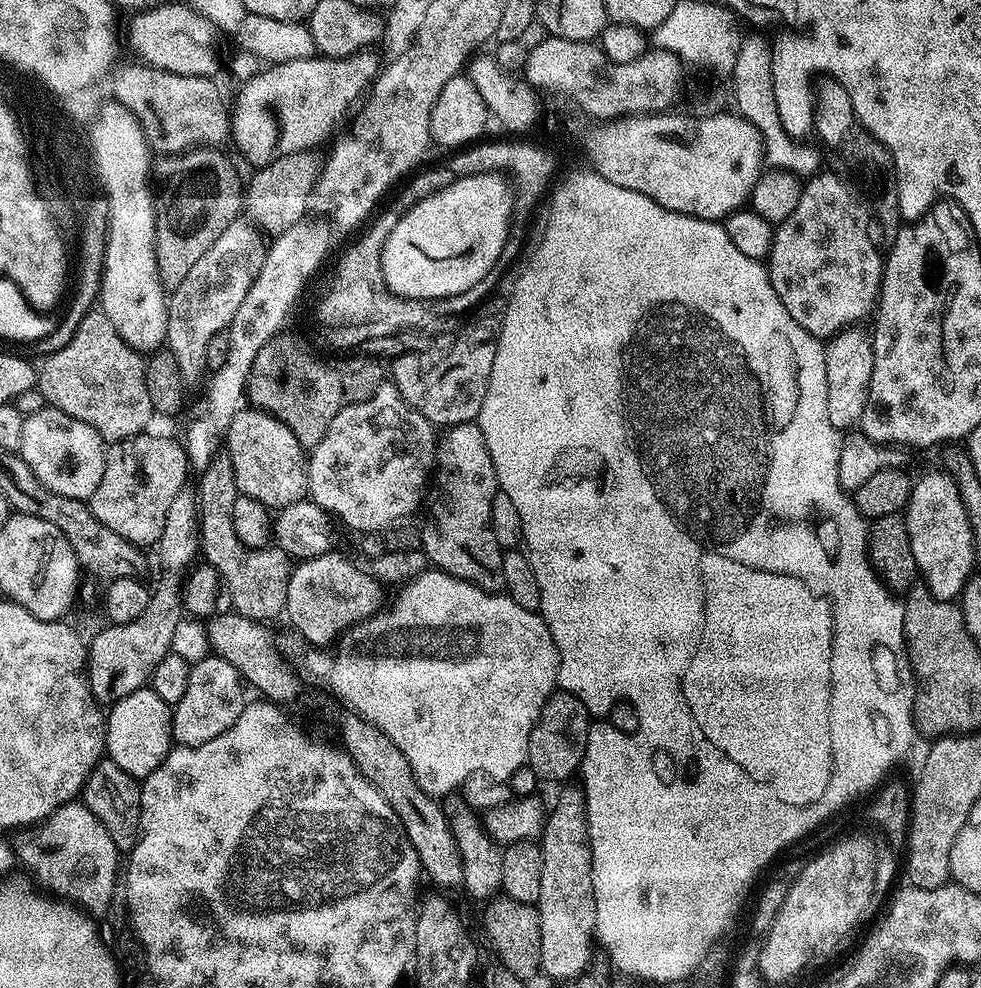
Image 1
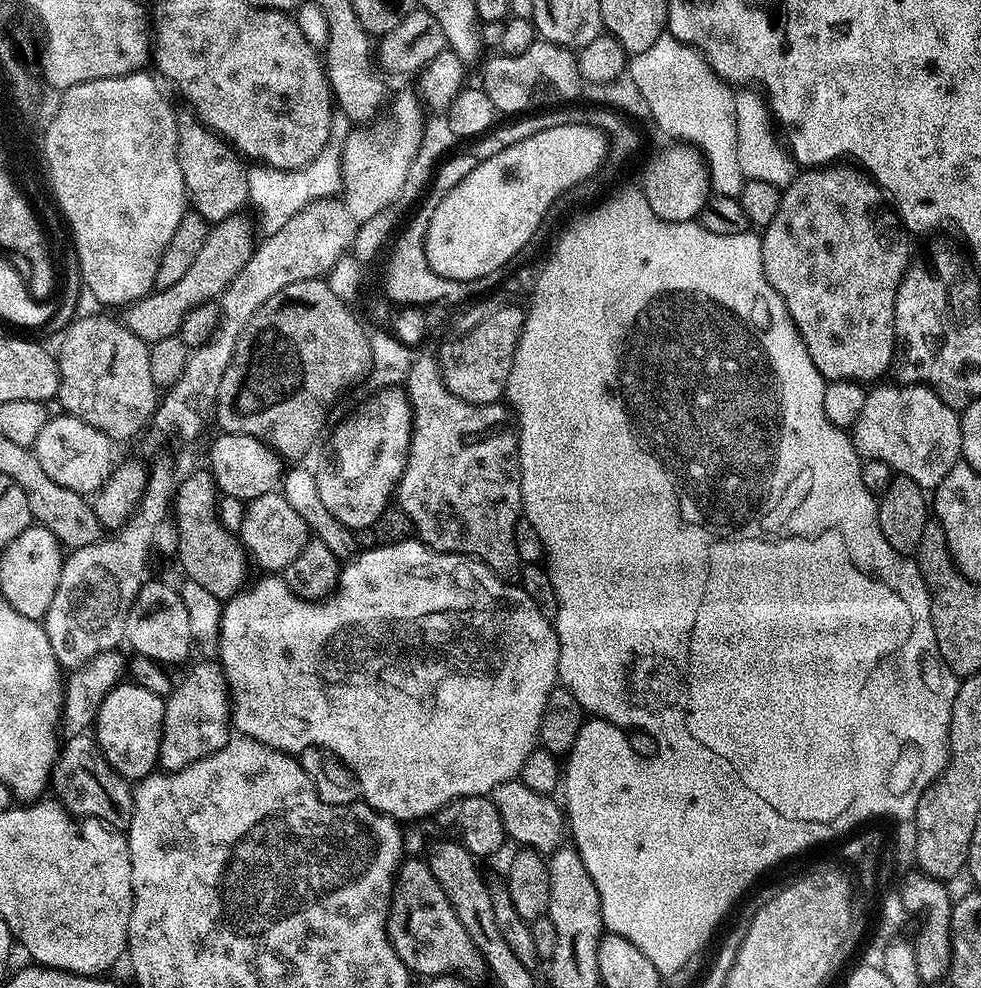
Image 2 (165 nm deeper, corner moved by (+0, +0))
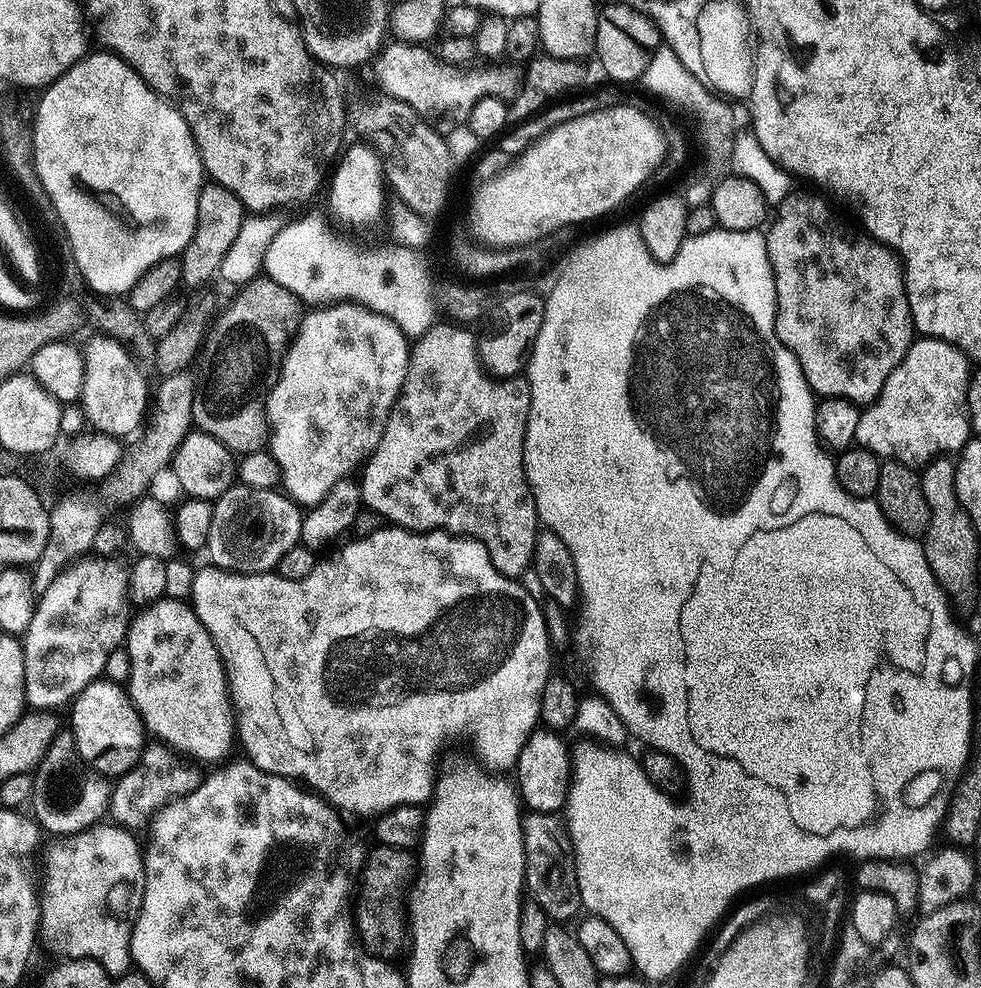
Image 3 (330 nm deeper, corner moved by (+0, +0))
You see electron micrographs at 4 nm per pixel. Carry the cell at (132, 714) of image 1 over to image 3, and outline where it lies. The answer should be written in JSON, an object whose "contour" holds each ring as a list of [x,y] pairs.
{"contour":[[[101,678],[79,692],[71,701],[71,708],[70,731],[80,757],[103,776],[119,778],[127,774],[140,760],[146,747],[144,723],[127,691],[114,681]]]}

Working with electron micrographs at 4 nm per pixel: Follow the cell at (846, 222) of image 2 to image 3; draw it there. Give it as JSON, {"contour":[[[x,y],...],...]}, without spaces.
{"contour":[[[796,190],[787,195],[778,204],[766,228],[764,241],[776,287],[776,333],[780,341],[792,351],[794,358],[798,358],[798,366],[802,366],[802,374],[817,397],[846,398],[857,406],[867,406],[878,398],[886,378],[900,365],[914,339],[914,325],[906,298],[906,286],[904,285],[904,265],[899,255],[893,252],[888,245],[869,236],[859,227],[856,227],[857,229],[851,228],[846,221],[839,220],[835,210],[822,197],[815,196],[815,194],[820,194],[815,191],[812,192],[797,192]]]}

